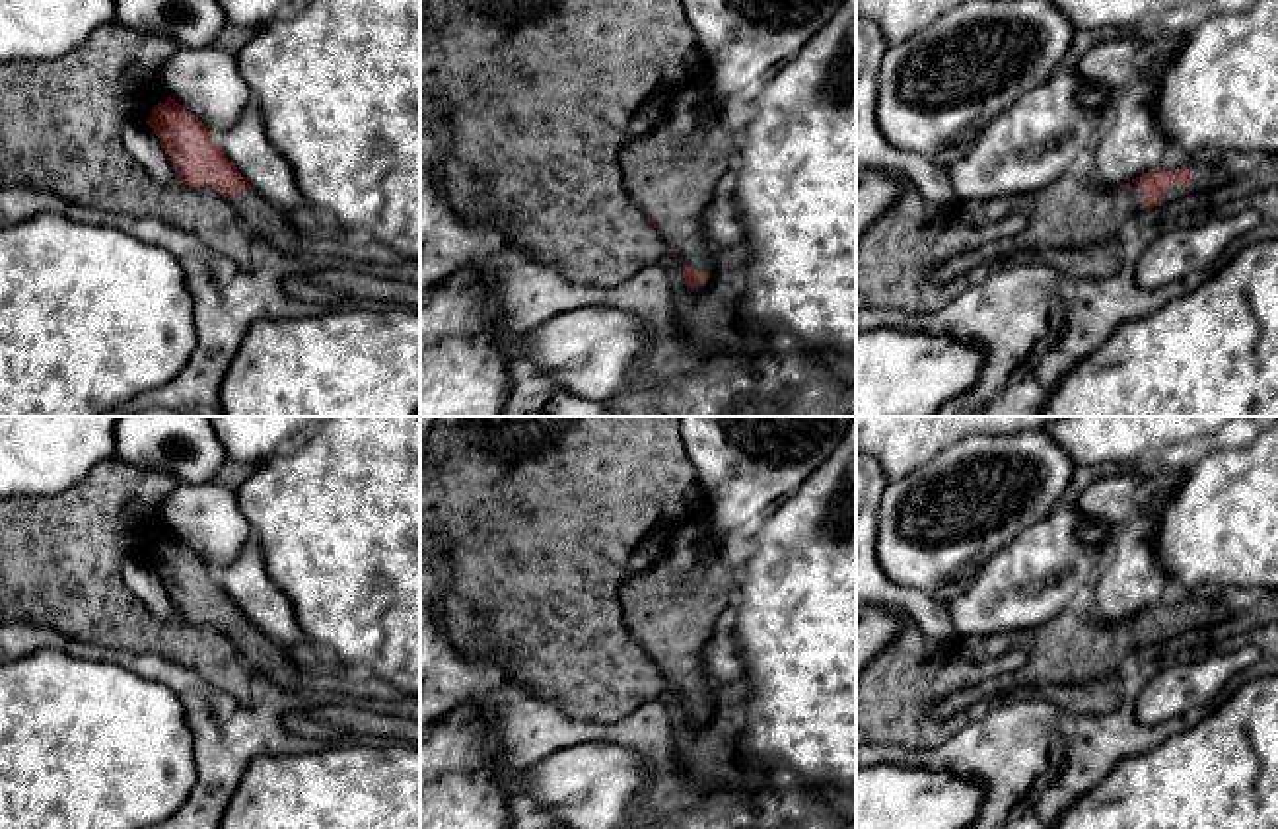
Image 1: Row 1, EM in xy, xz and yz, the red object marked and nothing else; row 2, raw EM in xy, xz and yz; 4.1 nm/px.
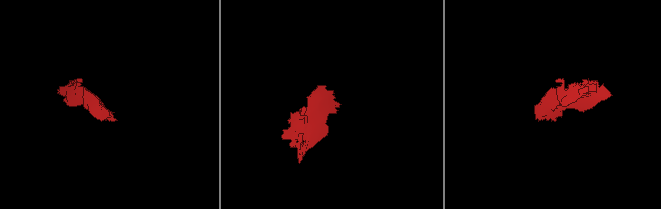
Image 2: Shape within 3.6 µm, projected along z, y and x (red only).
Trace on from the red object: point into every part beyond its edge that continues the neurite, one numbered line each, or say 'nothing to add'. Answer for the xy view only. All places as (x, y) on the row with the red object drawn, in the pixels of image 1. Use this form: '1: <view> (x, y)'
1: xy (279, 230)

